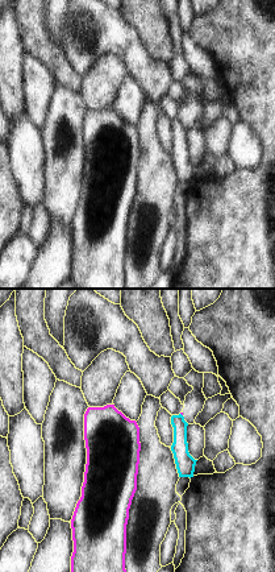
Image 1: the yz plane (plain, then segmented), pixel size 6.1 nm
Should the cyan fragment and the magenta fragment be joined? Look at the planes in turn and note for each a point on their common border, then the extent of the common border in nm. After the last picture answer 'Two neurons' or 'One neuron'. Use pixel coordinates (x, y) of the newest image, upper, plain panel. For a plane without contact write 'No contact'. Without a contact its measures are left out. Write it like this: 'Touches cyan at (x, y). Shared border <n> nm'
No contact.

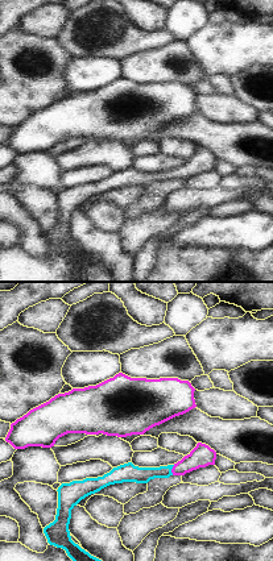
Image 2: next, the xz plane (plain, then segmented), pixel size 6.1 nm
Touches cyan at (170, 175). Shared border 70 nm.

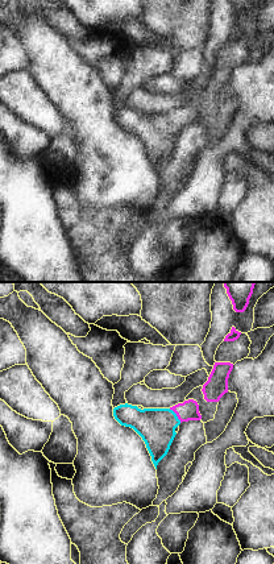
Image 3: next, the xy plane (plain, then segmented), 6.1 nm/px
Touches cyan at (175, 120). Shared border 120 nm.

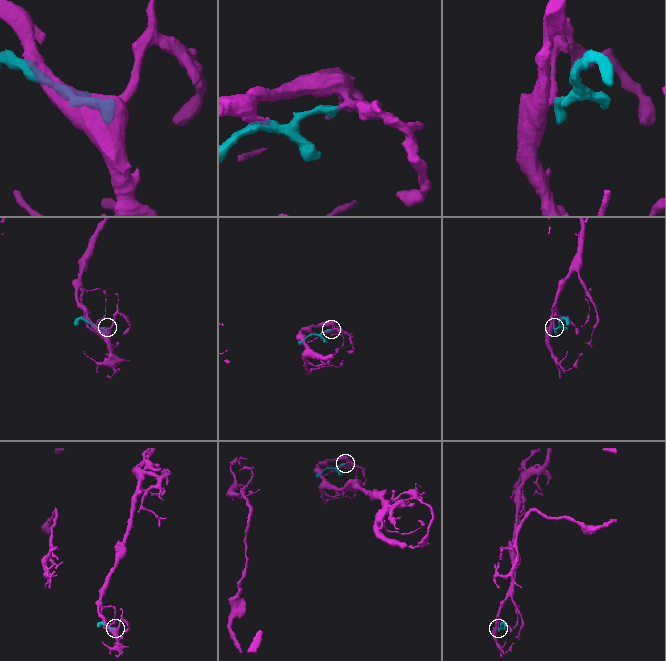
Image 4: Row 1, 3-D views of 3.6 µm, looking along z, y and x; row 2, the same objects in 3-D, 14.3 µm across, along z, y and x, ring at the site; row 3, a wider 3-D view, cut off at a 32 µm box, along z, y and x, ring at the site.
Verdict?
One neuron.

